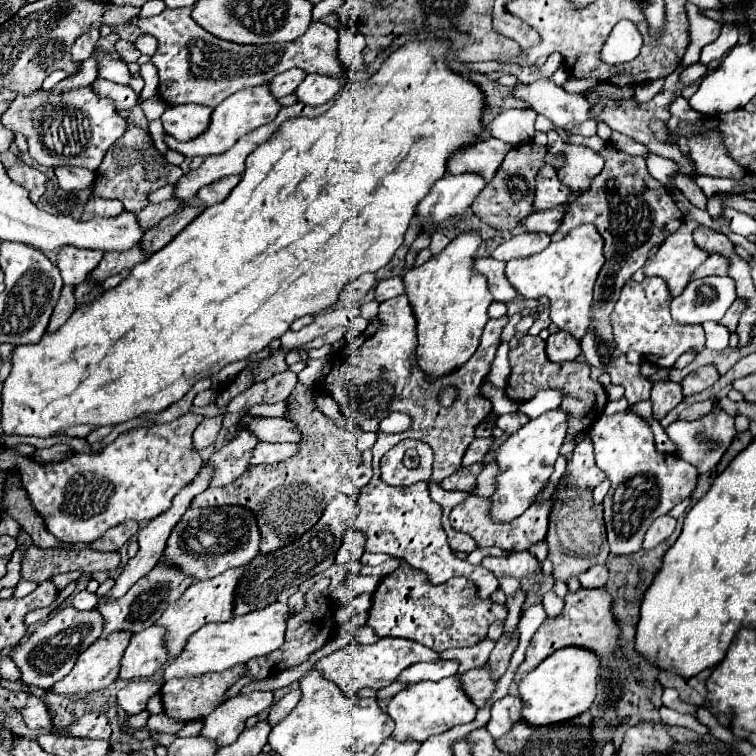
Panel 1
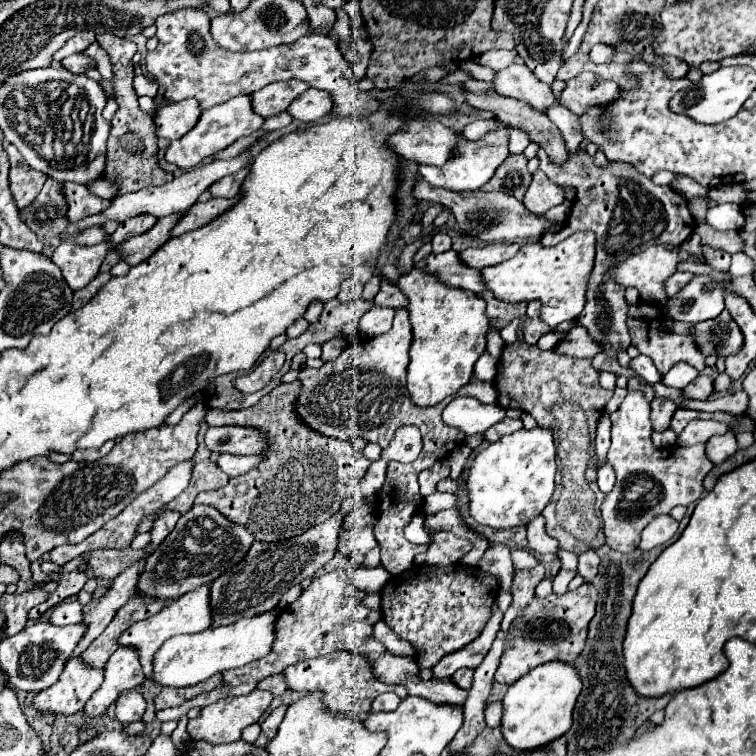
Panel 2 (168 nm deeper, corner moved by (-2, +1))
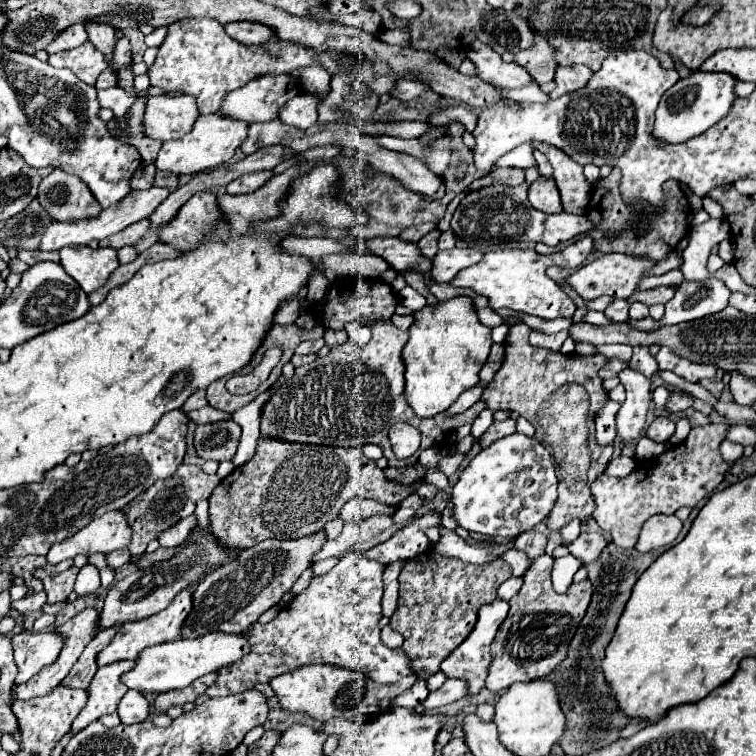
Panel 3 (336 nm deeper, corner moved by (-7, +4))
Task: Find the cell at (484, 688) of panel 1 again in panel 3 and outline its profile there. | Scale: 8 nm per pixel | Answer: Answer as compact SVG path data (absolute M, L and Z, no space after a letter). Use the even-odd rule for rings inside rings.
M357 551L345 553L329 573L313 577L309 587L295 595L273 621L267 625L257 623L243 631L251 651L241 661L217 671L217 681L207 689L207 695L235 695L253 689L257 683L269 683L281 673L315 663L349 667L377 683L395 683L411 675L409 657L403 649L389 649L379 639L383 569L385 565L365 559Z

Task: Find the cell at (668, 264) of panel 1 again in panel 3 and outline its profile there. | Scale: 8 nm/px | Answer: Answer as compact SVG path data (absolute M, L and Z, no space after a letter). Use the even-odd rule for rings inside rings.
M607 253L607 255L601 255L597 259L593 259L591 263L579 267L573 275L567 277L567 285L575 289L575 293L585 299L585 301L591 301L591 299L597 299L601 295L609 295L609 297L631 297L639 285L639 281L643 279L643 273L649 271L655 263L649 261L649 259L643 259L643 257L629 257L629 255L621 255L621 253Z

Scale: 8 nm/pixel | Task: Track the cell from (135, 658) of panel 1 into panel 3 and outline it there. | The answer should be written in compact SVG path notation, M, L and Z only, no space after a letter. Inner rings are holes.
M117 661L113 665L101 667L93 681L89 683L89 701L81 709L81 713L75 717L71 725L71 733L79 733L89 723L97 721L99 717L113 713L117 709L117 703L127 693L125 685L121 685L119 677L133 667L133 661Z

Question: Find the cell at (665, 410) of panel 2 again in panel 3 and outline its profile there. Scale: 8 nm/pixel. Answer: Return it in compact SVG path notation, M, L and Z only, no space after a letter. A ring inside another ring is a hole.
M657 417L649 429L647 429L647 437L657 441L657 443L667 443L671 439L671 435L675 433L675 421L667 419L667 417Z

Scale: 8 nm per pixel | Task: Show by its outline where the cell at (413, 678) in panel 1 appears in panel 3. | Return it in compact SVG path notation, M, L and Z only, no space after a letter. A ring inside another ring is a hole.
M493 599L491 603L483 605L479 609L479 617L477 617L477 625L473 629L473 633L467 637L465 643L461 643L441 665L441 671L445 673L445 677L455 677L455 679L463 679L471 685L471 695L477 695L483 687L485 687L485 675L487 675L487 667L491 663L491 653L489 653L489 647L495 639L495 633L499 629L499 625L505 621L507 617L507 611L509 611L509 603L503 601L503 599Z

